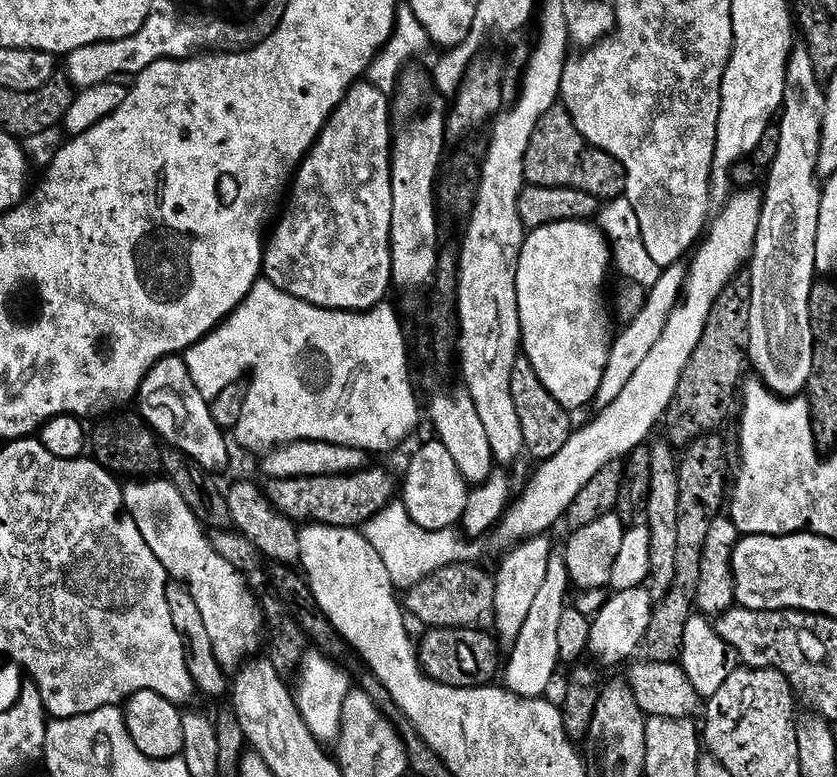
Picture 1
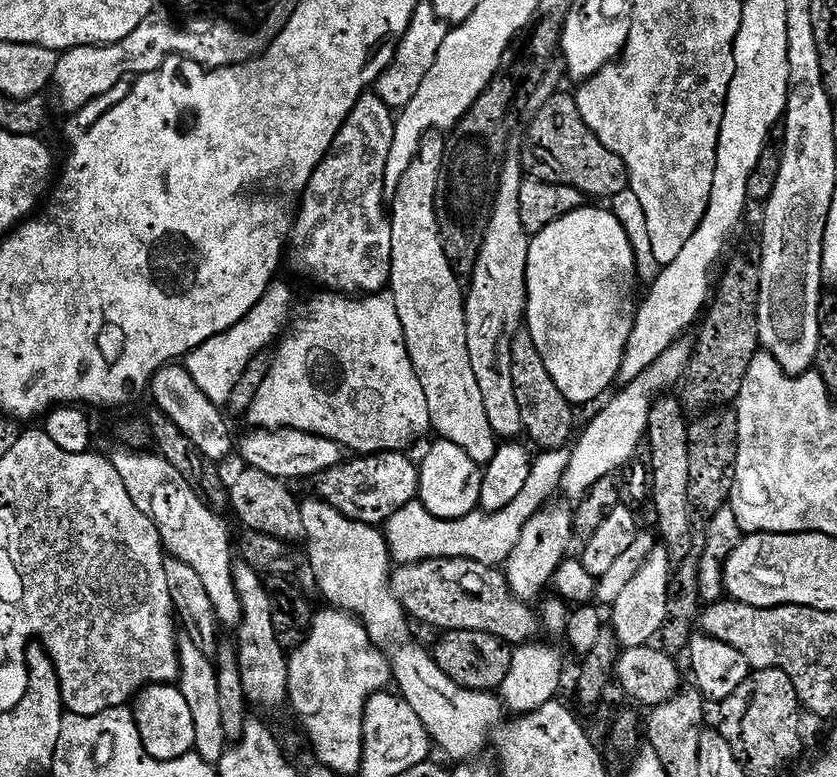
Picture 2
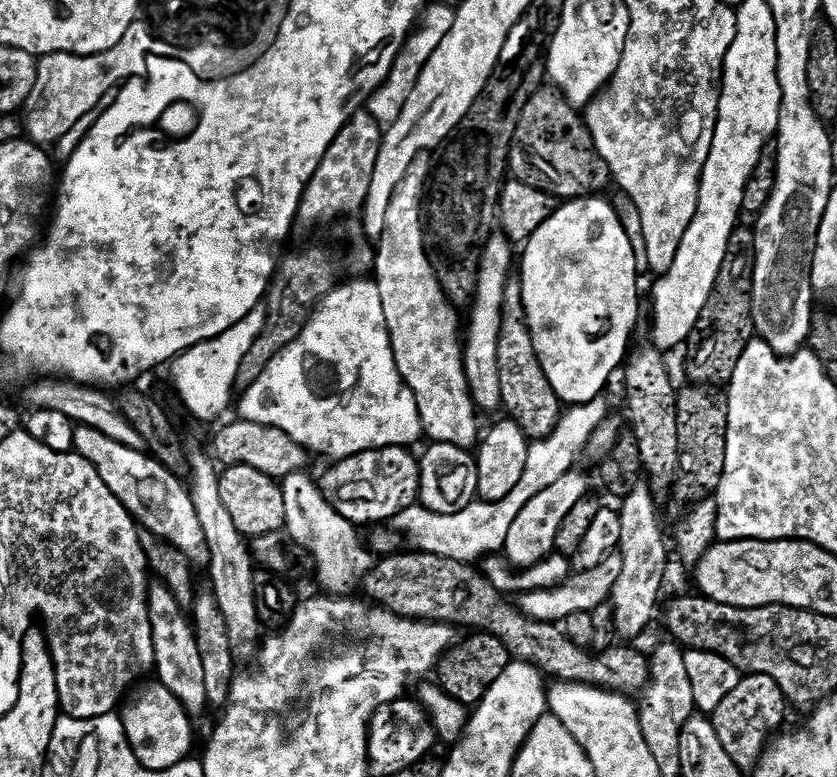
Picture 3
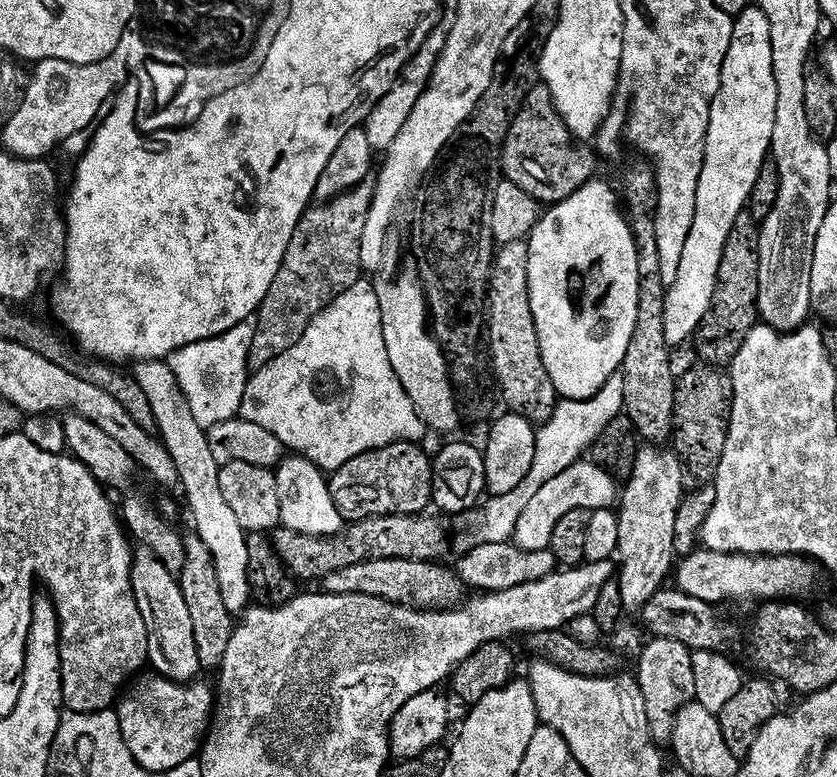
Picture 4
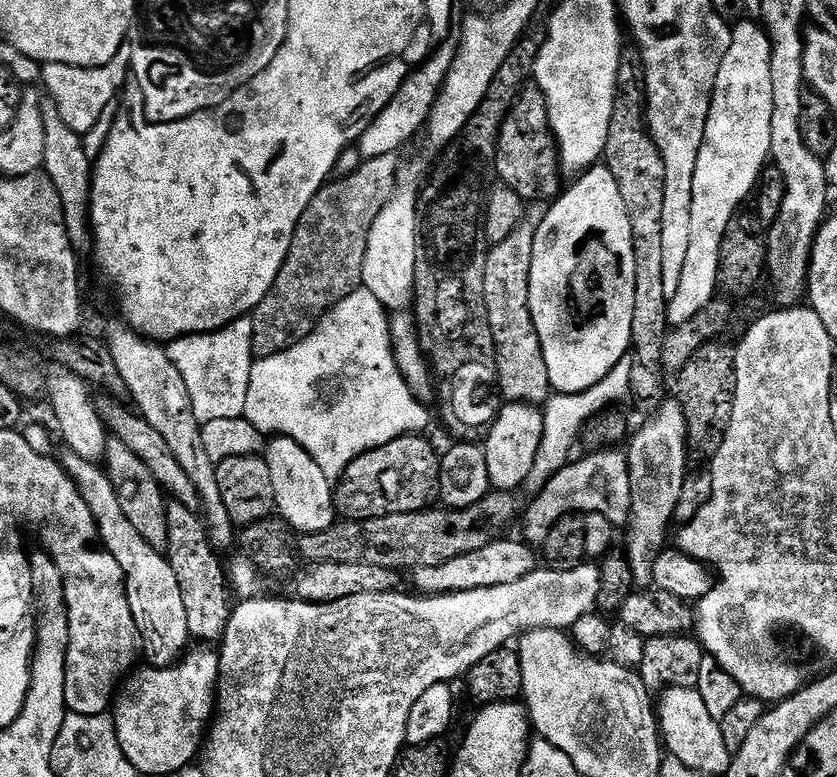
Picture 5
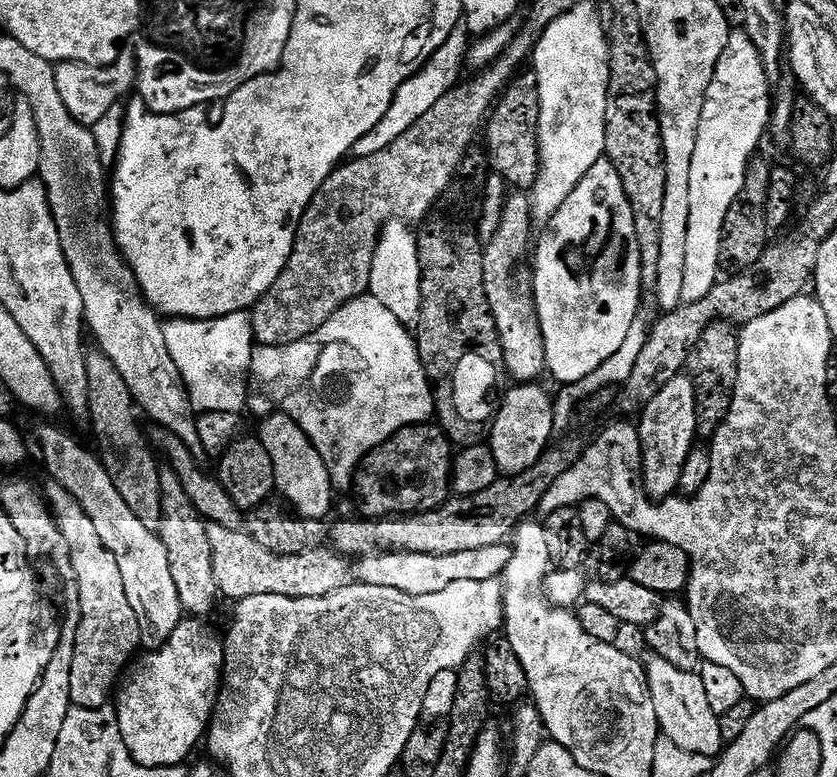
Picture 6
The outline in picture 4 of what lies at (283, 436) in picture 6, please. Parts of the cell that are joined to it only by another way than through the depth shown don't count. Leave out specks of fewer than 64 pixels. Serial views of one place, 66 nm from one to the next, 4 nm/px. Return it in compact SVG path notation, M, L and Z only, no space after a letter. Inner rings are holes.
M299 454L289 455L280 461L275 469L278 482L278 502L282 505L280 523L298 534L307 536L336 536L343 532L346 521L343 514L334 506L334 498L328 489L329 477L320 467Z

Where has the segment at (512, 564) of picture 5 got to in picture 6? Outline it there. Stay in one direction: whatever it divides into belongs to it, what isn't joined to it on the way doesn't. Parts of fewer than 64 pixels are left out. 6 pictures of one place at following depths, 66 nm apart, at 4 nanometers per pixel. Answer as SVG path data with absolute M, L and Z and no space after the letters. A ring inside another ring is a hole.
M505 543L452 555L416 555L409 552L376 553L359 559L357 579L364 584L399 592L406 596L425 597L441 593L454 582L488 582L501 577L510 562L512 550Z

